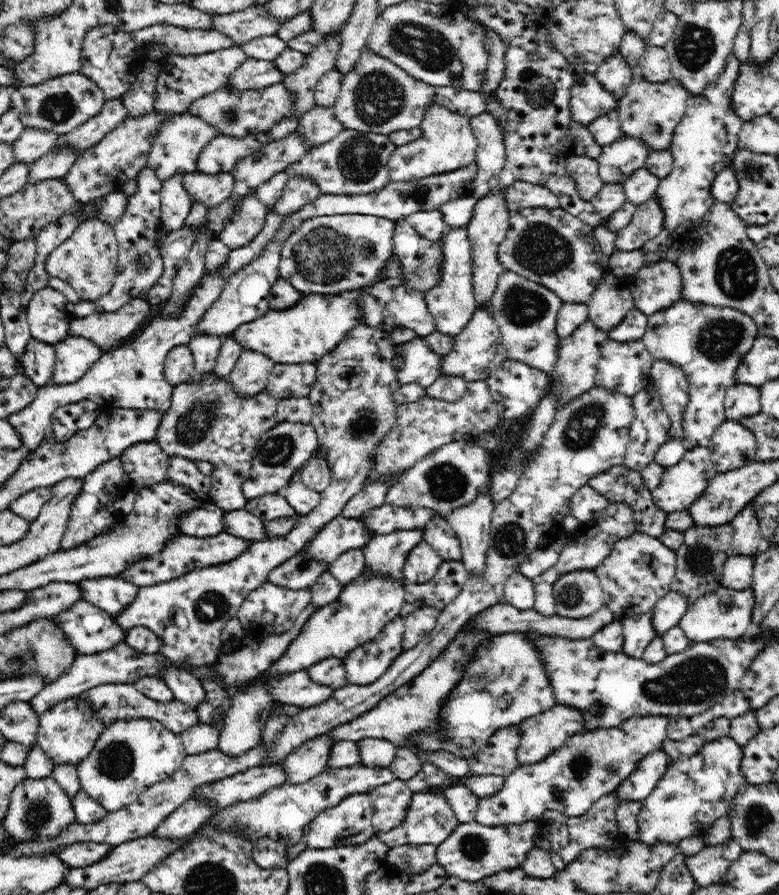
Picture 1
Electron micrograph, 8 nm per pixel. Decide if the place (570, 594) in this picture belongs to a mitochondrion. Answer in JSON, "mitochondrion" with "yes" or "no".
{"mitochondrion":"yes"}

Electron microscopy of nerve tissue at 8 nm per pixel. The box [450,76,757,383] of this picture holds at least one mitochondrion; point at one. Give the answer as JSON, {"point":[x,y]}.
{"point":[539,247]}

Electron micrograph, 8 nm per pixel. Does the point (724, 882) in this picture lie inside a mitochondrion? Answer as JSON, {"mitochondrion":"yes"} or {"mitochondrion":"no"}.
{"mitochondrion":"no"}

